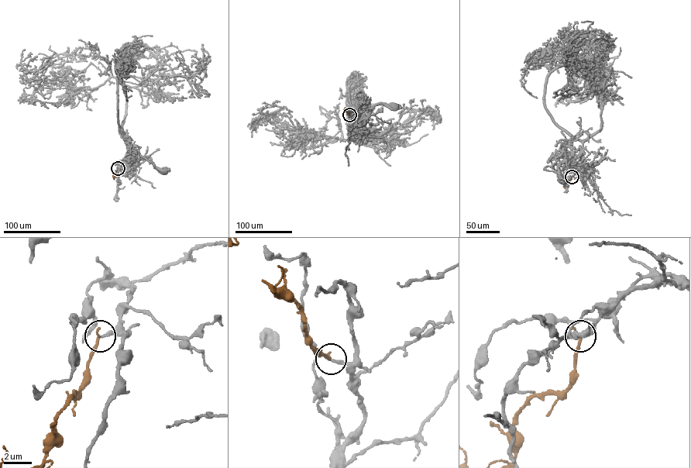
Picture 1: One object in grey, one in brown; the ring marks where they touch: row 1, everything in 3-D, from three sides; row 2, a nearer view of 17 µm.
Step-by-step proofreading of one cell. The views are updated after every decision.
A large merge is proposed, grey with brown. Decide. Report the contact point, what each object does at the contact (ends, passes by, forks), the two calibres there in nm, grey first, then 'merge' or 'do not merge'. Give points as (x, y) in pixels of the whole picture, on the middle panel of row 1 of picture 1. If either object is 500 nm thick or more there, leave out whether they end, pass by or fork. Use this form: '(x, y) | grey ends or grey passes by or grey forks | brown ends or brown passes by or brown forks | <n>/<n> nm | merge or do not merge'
(349, 115) | grey passes by | brown ends | 170/200 nm | merge

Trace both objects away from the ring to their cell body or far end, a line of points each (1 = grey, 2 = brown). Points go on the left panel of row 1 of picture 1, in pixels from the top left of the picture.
1: (118, 168), (118, 163), (126, 156), (137, 150), (164, 171)
2: (118, 168), (115, 177)

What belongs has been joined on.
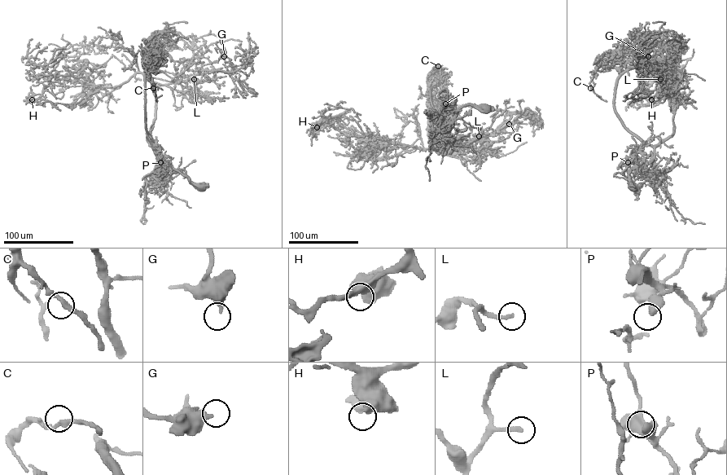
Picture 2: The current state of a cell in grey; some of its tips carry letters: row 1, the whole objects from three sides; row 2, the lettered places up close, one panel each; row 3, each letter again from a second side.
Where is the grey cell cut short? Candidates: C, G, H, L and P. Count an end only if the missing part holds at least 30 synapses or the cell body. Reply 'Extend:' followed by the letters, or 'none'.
Extend: L

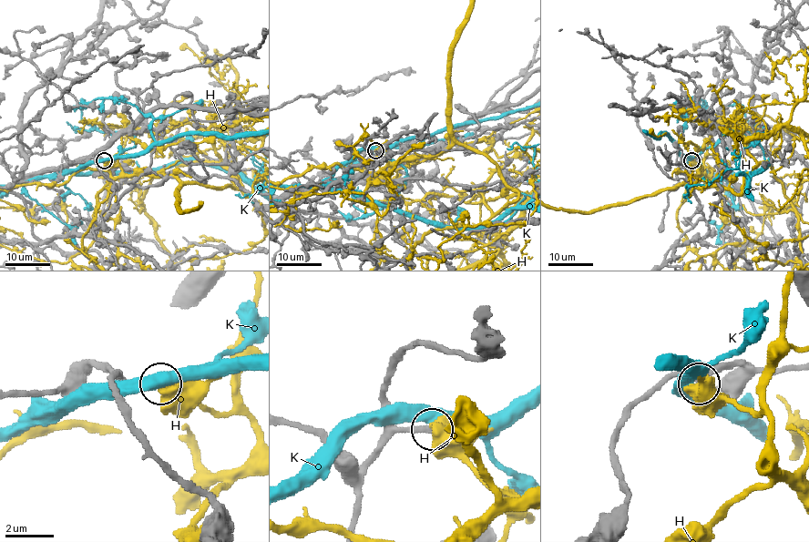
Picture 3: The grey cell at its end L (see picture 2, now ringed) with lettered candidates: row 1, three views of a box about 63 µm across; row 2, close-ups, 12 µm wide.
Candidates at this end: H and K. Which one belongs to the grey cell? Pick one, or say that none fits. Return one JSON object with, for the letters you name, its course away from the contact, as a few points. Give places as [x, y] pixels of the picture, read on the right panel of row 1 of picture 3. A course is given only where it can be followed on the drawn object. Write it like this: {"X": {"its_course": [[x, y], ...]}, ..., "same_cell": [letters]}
{"same_cell": []}

